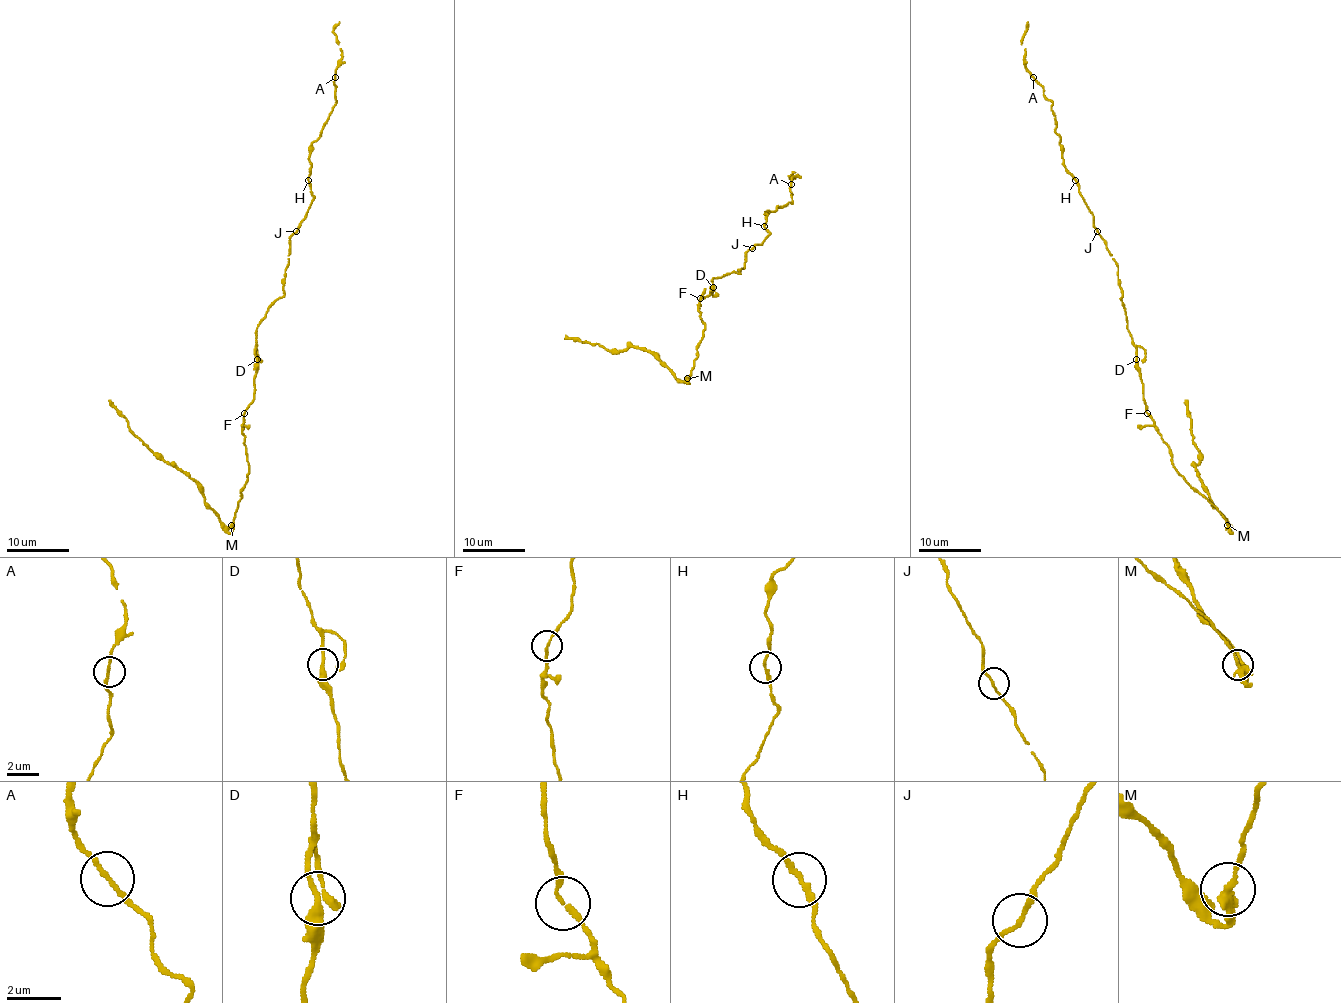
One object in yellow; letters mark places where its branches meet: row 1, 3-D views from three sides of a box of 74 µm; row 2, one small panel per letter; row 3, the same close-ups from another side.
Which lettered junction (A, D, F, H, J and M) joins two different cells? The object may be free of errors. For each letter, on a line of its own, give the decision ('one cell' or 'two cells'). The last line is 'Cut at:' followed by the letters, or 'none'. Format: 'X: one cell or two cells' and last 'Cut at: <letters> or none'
A: one cell
D: one cell
F: one cell
H: one cell
J: one cell
M: two cells
Cut at: M

